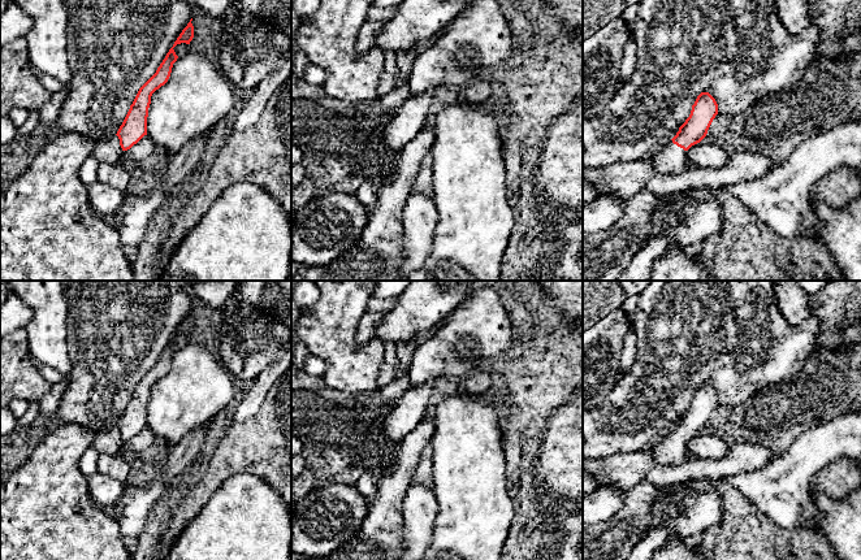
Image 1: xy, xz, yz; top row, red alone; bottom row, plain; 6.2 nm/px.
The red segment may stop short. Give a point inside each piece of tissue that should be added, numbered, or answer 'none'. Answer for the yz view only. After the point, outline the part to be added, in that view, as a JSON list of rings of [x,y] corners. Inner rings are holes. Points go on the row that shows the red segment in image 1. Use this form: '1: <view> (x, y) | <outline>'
1: yz (673, 159) | [[[669,143],[652,159],[652,165],[656,173],[676,174],[685,170],[691,162],[687,151],[674,143]]]

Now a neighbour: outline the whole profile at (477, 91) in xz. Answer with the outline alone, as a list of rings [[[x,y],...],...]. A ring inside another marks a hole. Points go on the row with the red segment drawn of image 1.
[[[488,79],[475,81],[459,90],[460,97],[471,103],[483,104],[492,92],[492,86]]]

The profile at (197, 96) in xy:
[[[187,51],[173,64],[168,82],[151,96],[147,117],[147,135],[159,152],[176,155],[181,148],[213,130],[232,114],[234,105],[233,86],[222,75],[216,62],[204,55]]]

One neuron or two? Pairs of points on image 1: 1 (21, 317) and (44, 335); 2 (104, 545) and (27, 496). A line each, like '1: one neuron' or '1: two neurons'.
1: two neurons
2: one neuron

